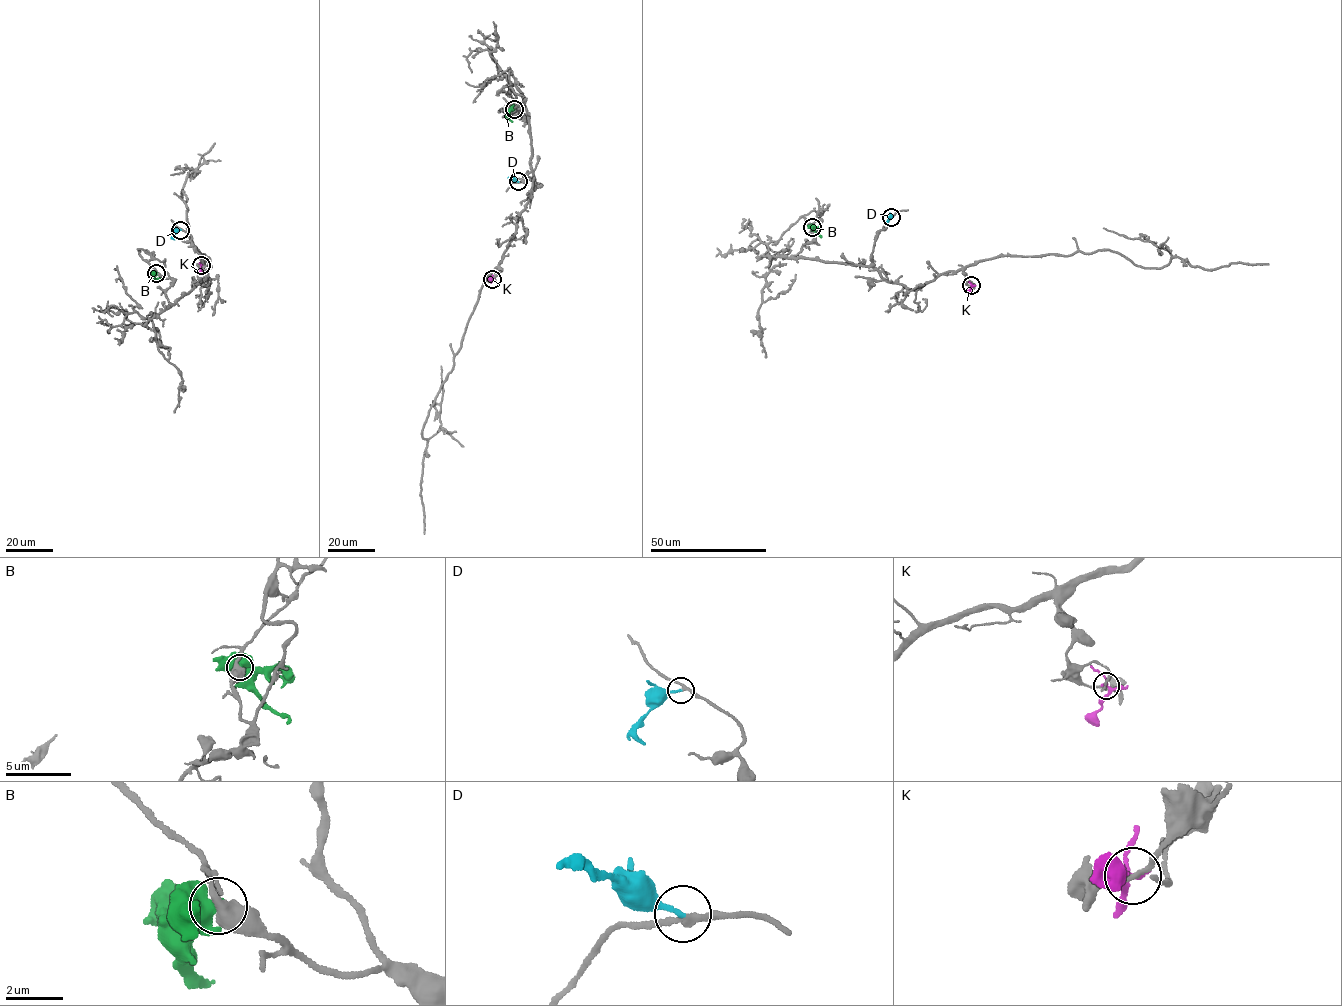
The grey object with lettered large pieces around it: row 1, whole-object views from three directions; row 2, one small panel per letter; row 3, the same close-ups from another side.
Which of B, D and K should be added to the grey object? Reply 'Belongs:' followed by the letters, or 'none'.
Belongs: D

